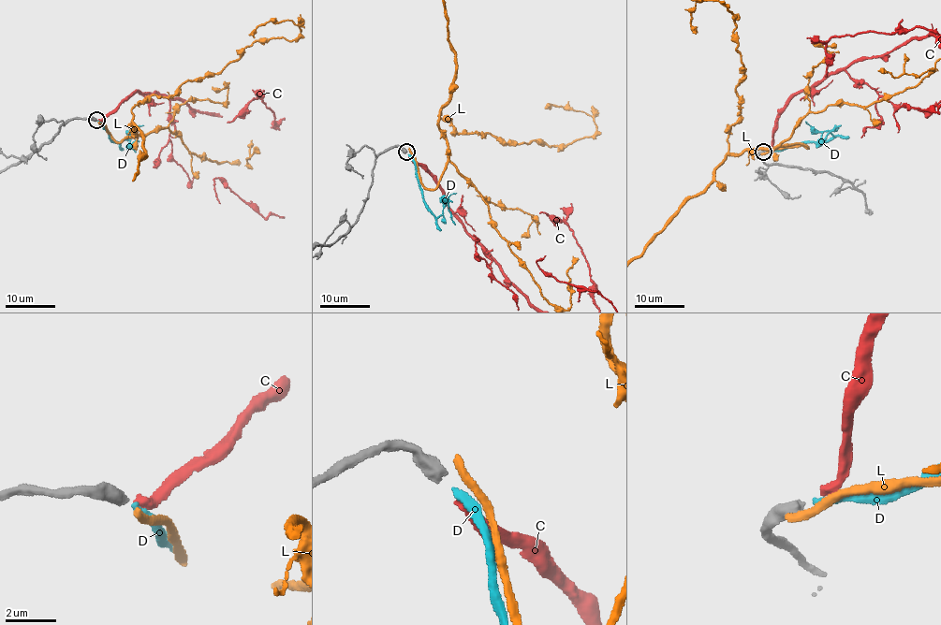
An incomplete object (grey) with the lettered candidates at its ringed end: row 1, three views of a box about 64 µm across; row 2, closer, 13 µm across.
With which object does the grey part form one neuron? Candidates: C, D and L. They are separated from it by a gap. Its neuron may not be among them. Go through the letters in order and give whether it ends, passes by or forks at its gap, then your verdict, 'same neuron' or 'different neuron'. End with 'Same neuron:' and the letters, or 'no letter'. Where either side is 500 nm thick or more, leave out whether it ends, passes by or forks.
C: different neuron
D: same neuron
L: different neuron
Same neuron: D

